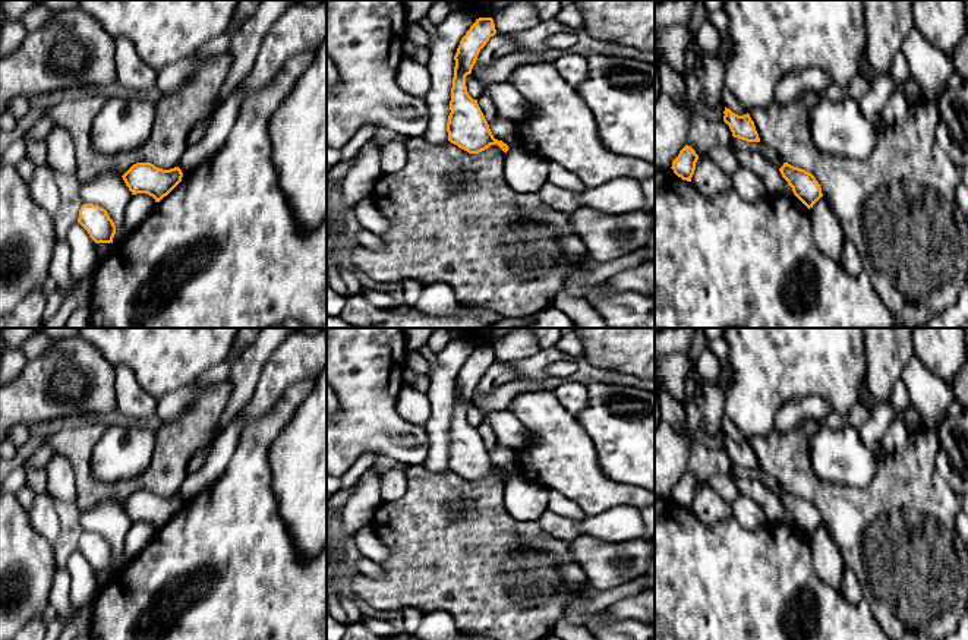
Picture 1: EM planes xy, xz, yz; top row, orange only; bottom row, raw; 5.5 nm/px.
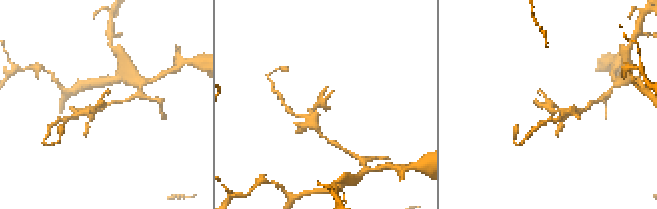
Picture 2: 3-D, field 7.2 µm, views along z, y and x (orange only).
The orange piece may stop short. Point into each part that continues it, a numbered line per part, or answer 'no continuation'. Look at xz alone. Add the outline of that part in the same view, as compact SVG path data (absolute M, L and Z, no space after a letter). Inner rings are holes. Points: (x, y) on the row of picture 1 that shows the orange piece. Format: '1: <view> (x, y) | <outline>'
no continuation

